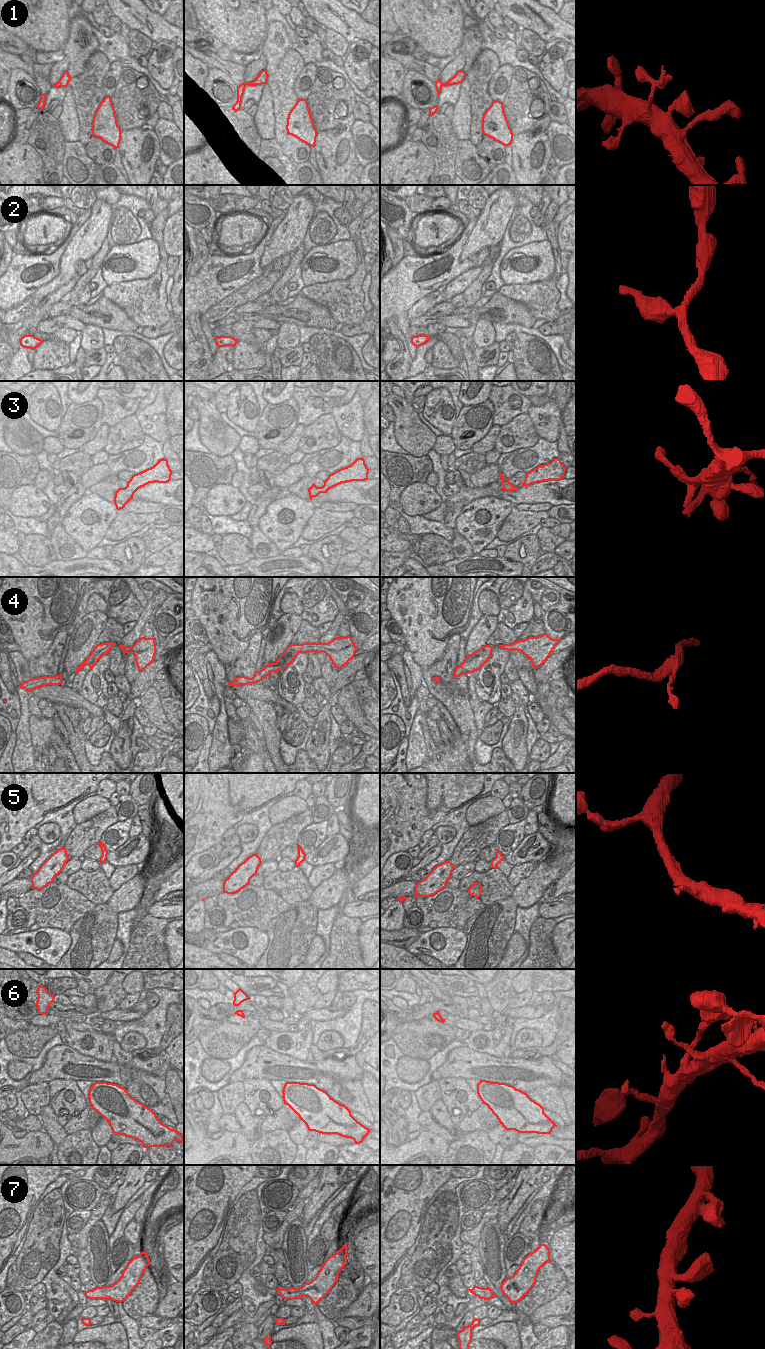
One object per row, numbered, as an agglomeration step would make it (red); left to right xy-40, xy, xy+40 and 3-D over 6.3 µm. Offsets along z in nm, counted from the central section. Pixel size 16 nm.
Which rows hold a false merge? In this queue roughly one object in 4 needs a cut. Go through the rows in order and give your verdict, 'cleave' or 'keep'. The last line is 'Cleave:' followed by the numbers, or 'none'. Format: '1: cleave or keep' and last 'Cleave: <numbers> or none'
1: keep
2: keep
3: keep
4: keep
5: keep
6: keep
7: keep
Cleave: none

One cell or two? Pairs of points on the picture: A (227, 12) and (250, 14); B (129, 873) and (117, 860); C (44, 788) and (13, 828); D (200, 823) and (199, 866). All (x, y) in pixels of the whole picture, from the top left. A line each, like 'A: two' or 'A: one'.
A: one
B: two
C: one
D: two

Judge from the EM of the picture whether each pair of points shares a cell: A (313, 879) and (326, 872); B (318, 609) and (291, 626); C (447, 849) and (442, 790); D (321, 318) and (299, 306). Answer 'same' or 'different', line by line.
A: same
B: different
C: different
D: same

